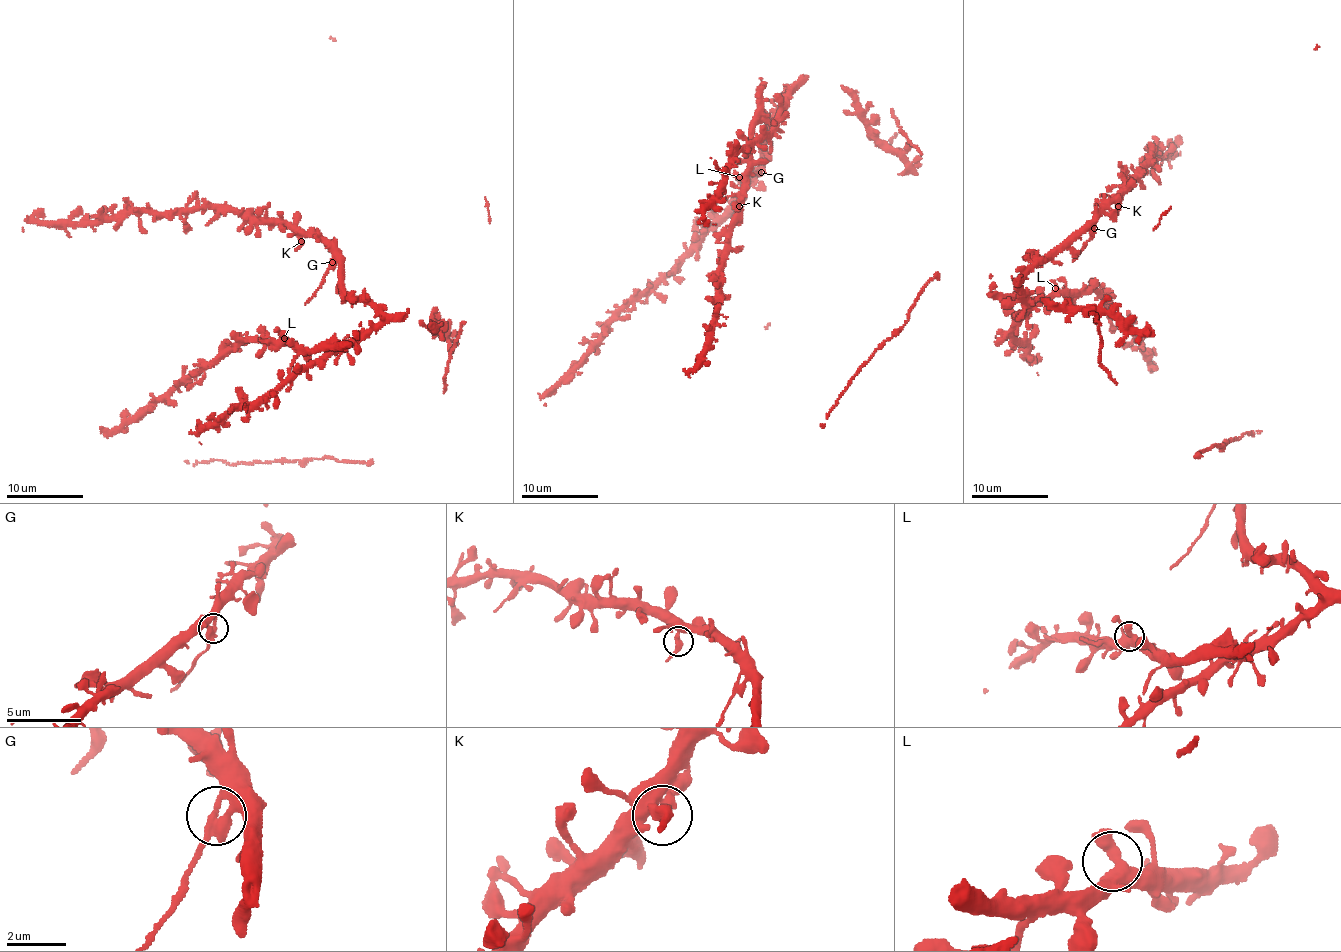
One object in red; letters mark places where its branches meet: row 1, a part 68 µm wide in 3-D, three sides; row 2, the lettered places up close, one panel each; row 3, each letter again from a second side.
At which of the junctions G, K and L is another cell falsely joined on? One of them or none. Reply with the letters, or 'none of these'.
G

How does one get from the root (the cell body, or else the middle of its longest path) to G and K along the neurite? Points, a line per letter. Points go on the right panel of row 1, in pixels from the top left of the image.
G: (1049, 296), (1020, 299), (1017, 294), (1027, 300), (1020, 280), (1088, 228), (1093, 229)
K: (1049, 296), (1020, 299), (1017, 294), (1027, 300), (1020, 280), (1094, 223), (1104, 206), (1116, 201), (1118, 206)

